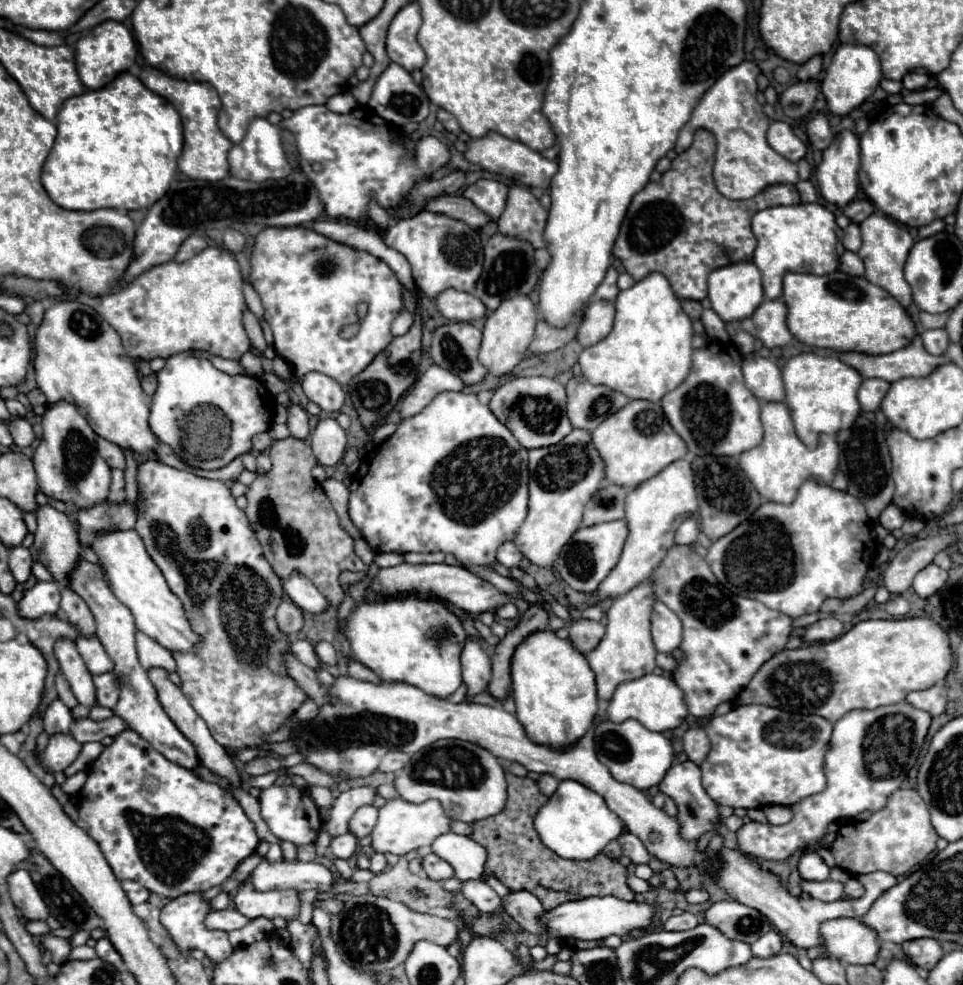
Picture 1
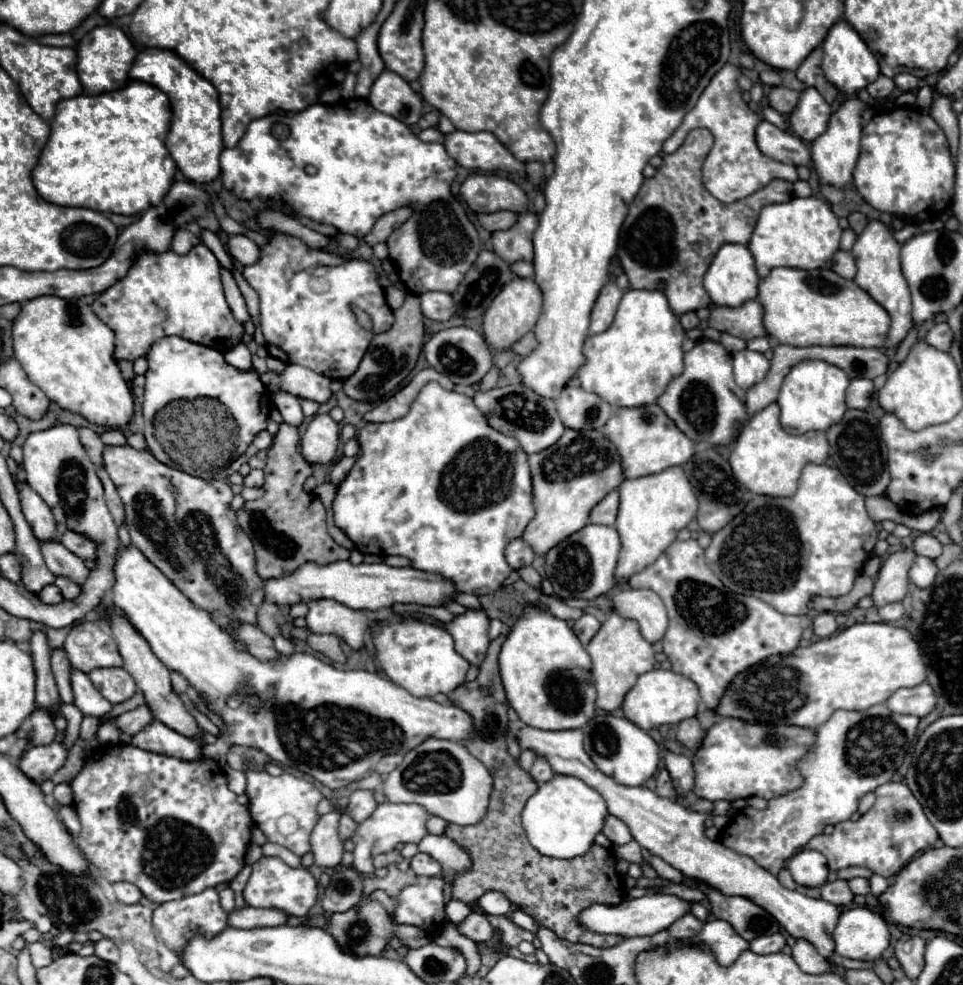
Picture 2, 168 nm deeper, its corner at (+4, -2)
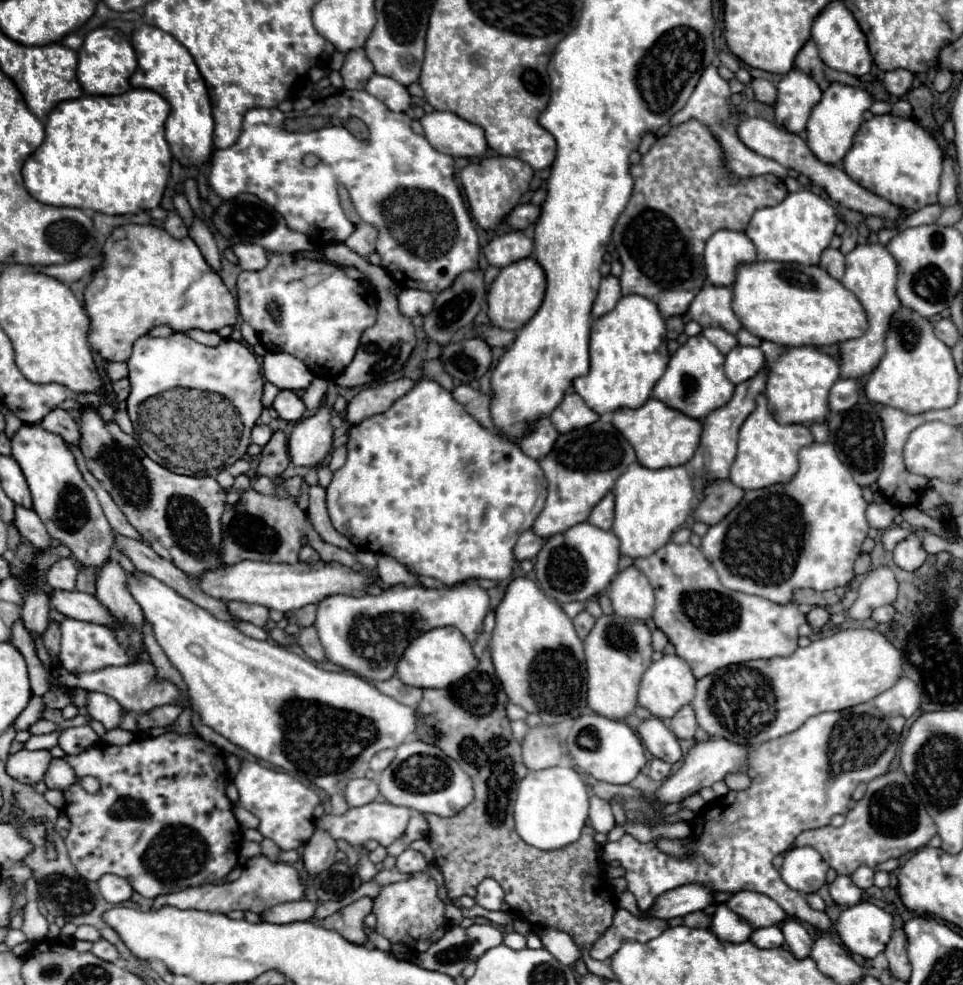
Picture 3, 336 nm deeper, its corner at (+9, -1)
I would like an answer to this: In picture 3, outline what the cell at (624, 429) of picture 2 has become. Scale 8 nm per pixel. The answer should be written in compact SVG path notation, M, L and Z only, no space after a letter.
M649 398L641 408L621 408L613 412L613 426L629 440L635 448L637 460L647 468L667 468L677 464L687 464L699 444L703 432L701 420L693 420L667 404L661 404L657 398Z

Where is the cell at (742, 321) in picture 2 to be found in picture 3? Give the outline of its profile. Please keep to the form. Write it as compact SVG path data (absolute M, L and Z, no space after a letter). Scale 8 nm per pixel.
M705 284L687 308L687 316L703 328L723 328L731 334L741 330L741 322L731 310L731 292L725 286Z

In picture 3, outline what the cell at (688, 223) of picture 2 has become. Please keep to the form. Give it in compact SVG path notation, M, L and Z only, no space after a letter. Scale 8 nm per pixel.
M687 120L673 126L665 136L641 156L639 164L631 164L631 176L635 180L631 200L613 226L613 244L623 264L621 290L623 294L639 294L653 300L663 318L681 316L693 302L693 296L707 284L703 248L709 236L721 228L745 230L757 208L779 204L787 196L783 180L767 174L753 178L737 178L725 166L725 152L713 132L699 120Z

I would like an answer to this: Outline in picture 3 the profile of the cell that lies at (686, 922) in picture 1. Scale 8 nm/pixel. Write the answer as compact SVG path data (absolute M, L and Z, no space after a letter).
M691 912L683 918L683 924L689 928L709 928L711 926L711 916L705 912Z

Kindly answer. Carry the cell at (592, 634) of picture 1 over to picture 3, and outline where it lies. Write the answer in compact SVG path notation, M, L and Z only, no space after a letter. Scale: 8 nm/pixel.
M585 610L579 612L579 614L573 618L573 626L575 626L575 630L577 630L577 634L579 634L581 640L585 640L585 636L591 632L593 624L595 624L595 618L593 618L589 612L585 612Z

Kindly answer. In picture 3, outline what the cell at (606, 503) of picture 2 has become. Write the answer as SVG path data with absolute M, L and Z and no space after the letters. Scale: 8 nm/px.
M609 492L591 512L589 516L589 522L601 530L611 530L613 526L613 508L615 508L615 498L613 494Z

